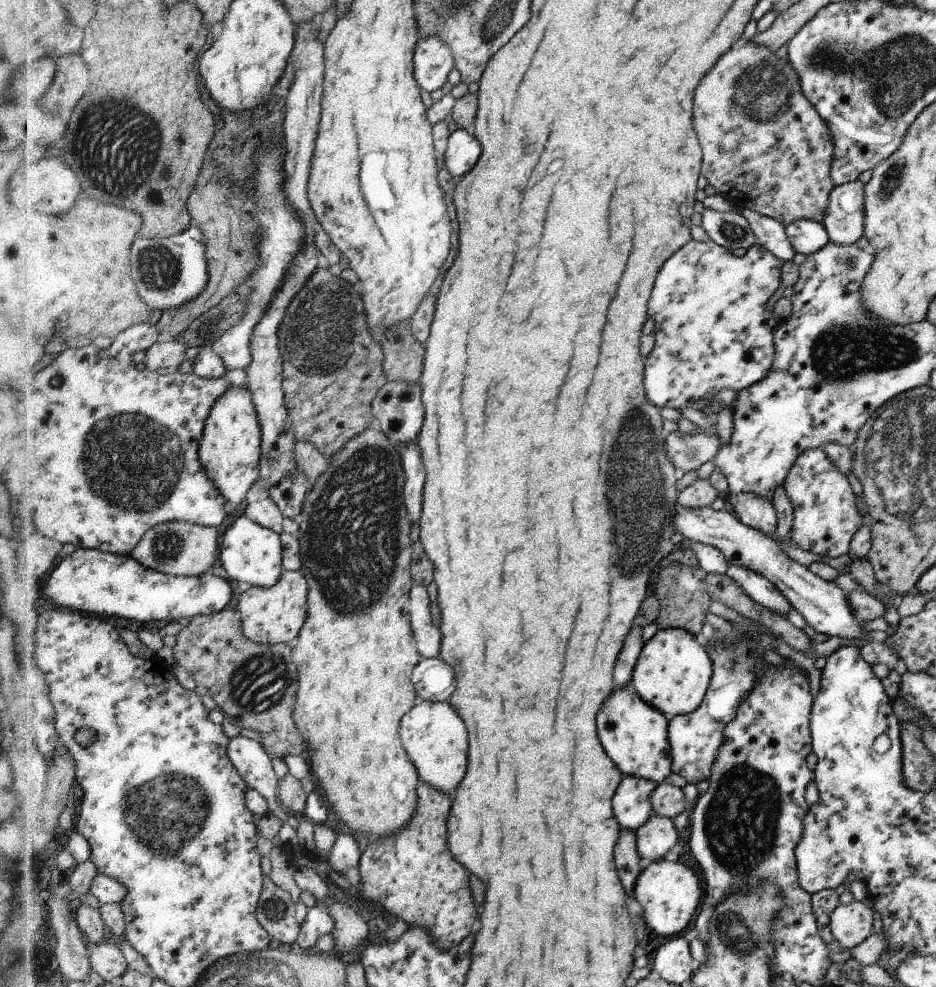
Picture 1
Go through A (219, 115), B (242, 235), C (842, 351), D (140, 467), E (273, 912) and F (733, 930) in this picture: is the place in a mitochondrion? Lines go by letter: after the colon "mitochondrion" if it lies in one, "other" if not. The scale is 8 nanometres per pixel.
A: other
B: mitochondrion
C: mitochondrion
D: mitochondrion
E: mitochondrion
F: mitochondrion

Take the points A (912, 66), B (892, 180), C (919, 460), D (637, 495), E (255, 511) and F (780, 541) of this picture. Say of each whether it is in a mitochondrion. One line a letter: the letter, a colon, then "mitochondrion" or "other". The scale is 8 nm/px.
A: mitochondrion
B: mitochondrion
C: mitochondrion
D: mitochondrion
E: other
F: other

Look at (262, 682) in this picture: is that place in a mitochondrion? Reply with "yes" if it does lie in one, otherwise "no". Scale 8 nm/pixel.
yes

